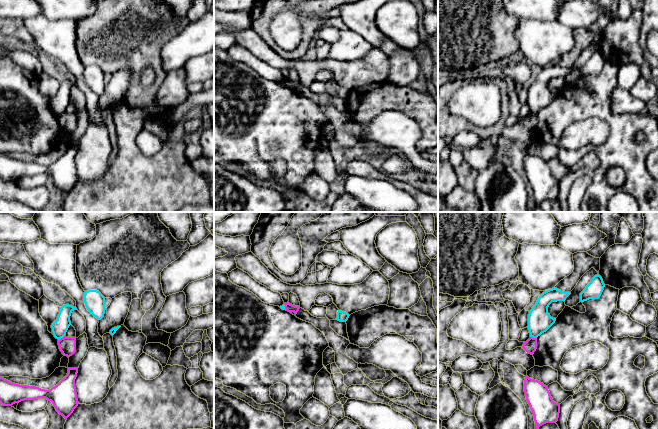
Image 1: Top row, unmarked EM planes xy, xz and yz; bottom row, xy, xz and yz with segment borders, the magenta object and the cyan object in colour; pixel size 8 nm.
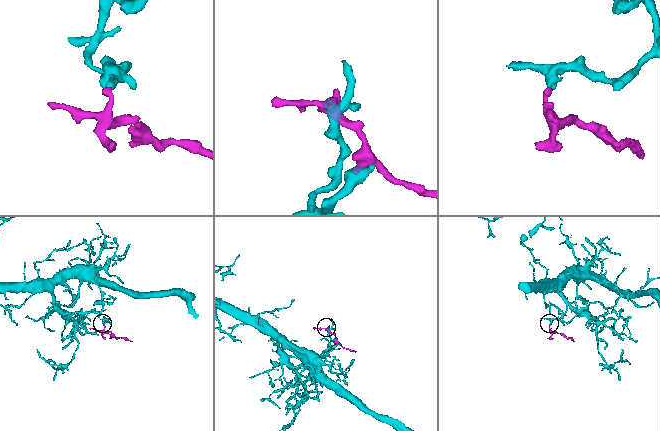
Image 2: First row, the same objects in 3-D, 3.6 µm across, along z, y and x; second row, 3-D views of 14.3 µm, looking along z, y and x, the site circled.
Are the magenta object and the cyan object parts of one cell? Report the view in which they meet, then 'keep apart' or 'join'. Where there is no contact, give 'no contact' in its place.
contact in xy; keep apart

